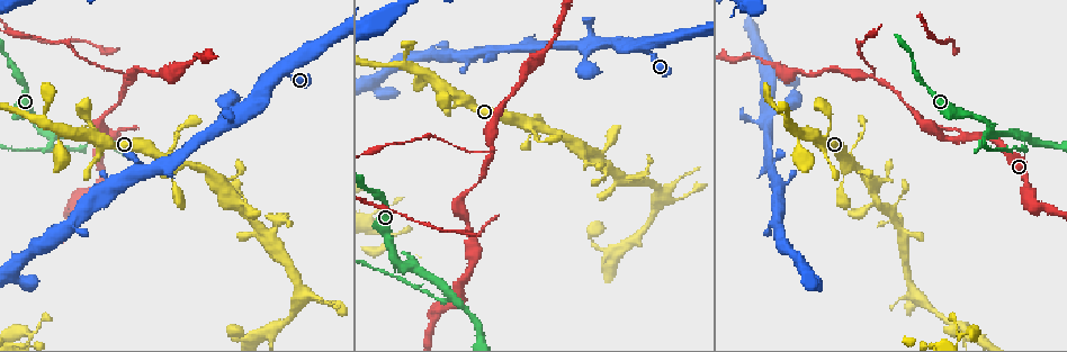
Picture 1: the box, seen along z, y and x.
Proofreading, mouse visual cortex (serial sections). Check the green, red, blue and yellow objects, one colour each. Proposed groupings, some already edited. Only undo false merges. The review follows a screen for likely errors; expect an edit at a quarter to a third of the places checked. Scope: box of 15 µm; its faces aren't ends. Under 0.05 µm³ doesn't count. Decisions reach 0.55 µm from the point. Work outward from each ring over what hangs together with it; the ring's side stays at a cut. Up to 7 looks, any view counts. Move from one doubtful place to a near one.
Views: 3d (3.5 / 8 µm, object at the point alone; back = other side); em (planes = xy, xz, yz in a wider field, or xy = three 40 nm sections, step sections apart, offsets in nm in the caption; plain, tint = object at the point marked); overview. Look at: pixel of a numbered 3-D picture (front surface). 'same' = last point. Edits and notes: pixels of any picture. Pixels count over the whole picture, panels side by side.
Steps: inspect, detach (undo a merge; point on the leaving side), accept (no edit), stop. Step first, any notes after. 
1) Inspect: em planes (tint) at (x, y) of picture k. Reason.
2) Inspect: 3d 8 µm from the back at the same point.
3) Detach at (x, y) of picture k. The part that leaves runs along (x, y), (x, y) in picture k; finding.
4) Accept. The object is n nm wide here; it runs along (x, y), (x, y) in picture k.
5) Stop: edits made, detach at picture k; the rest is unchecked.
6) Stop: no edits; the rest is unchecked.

Inspect: 3d 8 µm from the back at (1019, 135) of picture 1.

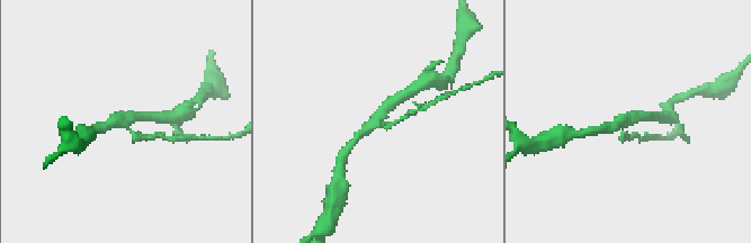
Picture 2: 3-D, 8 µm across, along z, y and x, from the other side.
Inspect: 3d 3.5 µm at (630, 121) of picture 2.

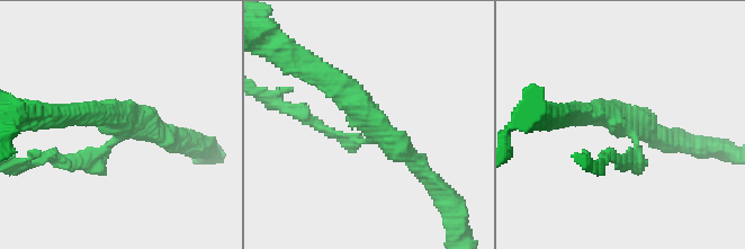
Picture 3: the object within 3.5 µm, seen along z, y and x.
Inspect: em xy step 1 (tint) at (373, 127) of picture 3. 3 arms meet here; the arms are 150, 250, 300 nm wide.

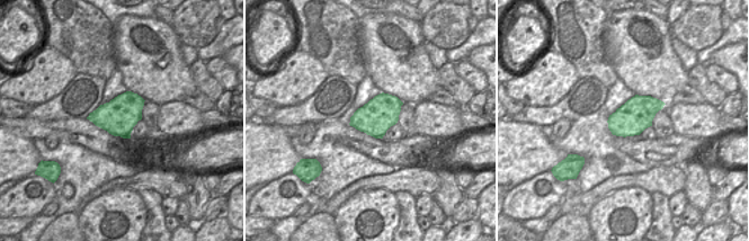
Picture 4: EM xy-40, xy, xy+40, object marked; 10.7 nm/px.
Detach at (321, 127) of picture 3. A second cell is stuck on.

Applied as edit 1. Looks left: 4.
Inspect: overview. See it whole again.

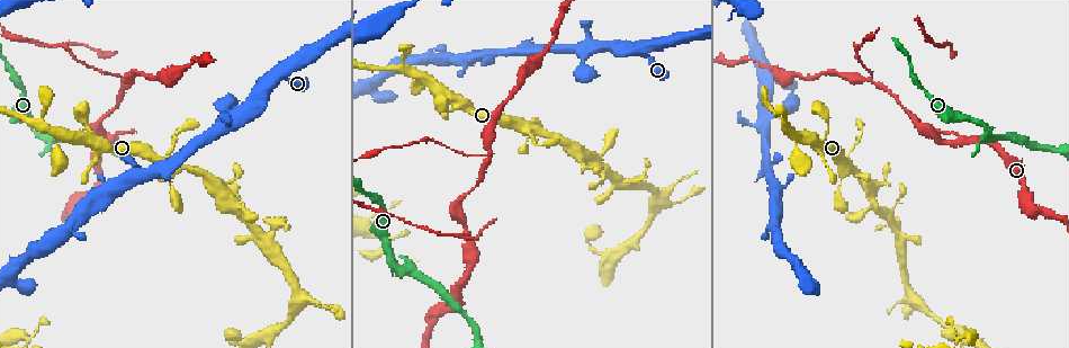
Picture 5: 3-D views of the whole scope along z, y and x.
Inspect: 3d 8 µm at (491, 157) of picture 5. Thin neck.

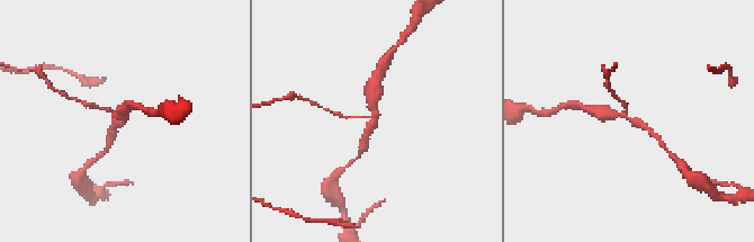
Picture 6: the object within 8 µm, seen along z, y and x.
Inspect: em xy step 5 (tint) at (373, 118) of picture 6. 3 arms meet here; the arms are 150, 200, 350 nm wide.

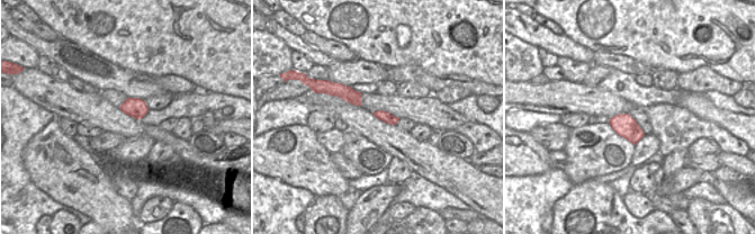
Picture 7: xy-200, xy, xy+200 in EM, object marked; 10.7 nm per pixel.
Detach at (92, 106) of picture 6. A second cell is stuck on.

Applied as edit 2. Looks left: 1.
Stop: edits made, detach at picture 3, detach at picture 6; the rest is unchecked.

